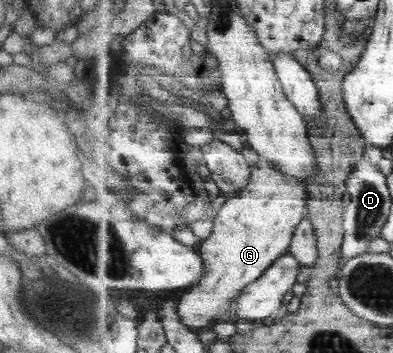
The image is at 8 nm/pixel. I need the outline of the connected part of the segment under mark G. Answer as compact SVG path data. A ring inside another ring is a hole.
M258 157L249 186L240 196L225 202L214 220L213 233L197 245L205 271L194 288L179 295L182 324L197 333L218 323L236 323L230 311L238 297L289 251L294 230L308 213L304 209L308 201L309 194L297 178L280 172L267 158Z

